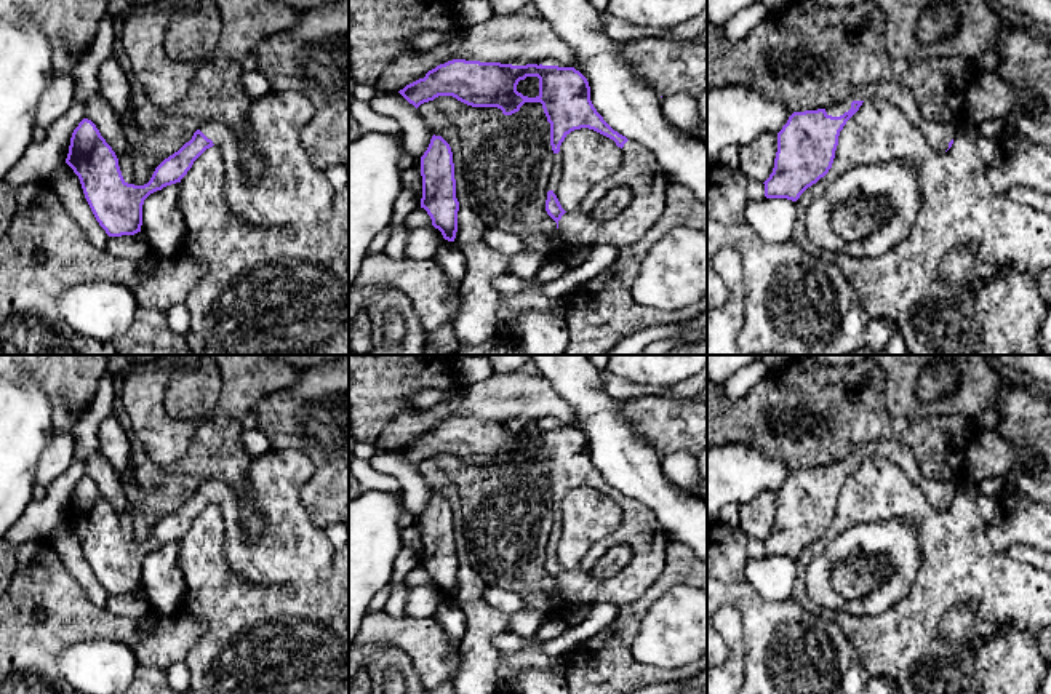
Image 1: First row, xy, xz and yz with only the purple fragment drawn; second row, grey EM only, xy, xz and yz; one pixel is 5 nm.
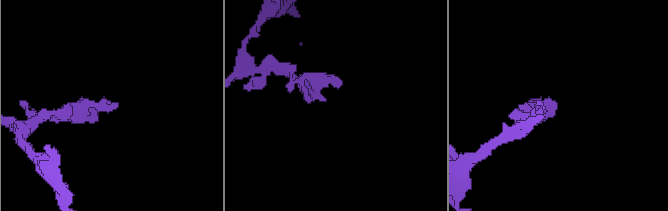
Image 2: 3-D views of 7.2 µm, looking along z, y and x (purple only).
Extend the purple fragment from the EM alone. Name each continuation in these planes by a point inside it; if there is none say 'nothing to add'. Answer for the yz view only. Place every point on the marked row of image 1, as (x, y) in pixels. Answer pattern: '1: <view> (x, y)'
1: yz (938, 135)

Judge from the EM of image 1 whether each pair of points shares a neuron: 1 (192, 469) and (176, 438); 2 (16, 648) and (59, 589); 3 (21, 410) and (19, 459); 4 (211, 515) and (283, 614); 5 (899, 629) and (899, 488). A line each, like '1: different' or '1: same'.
1: different
2: same
3: same
4: same
5: same

